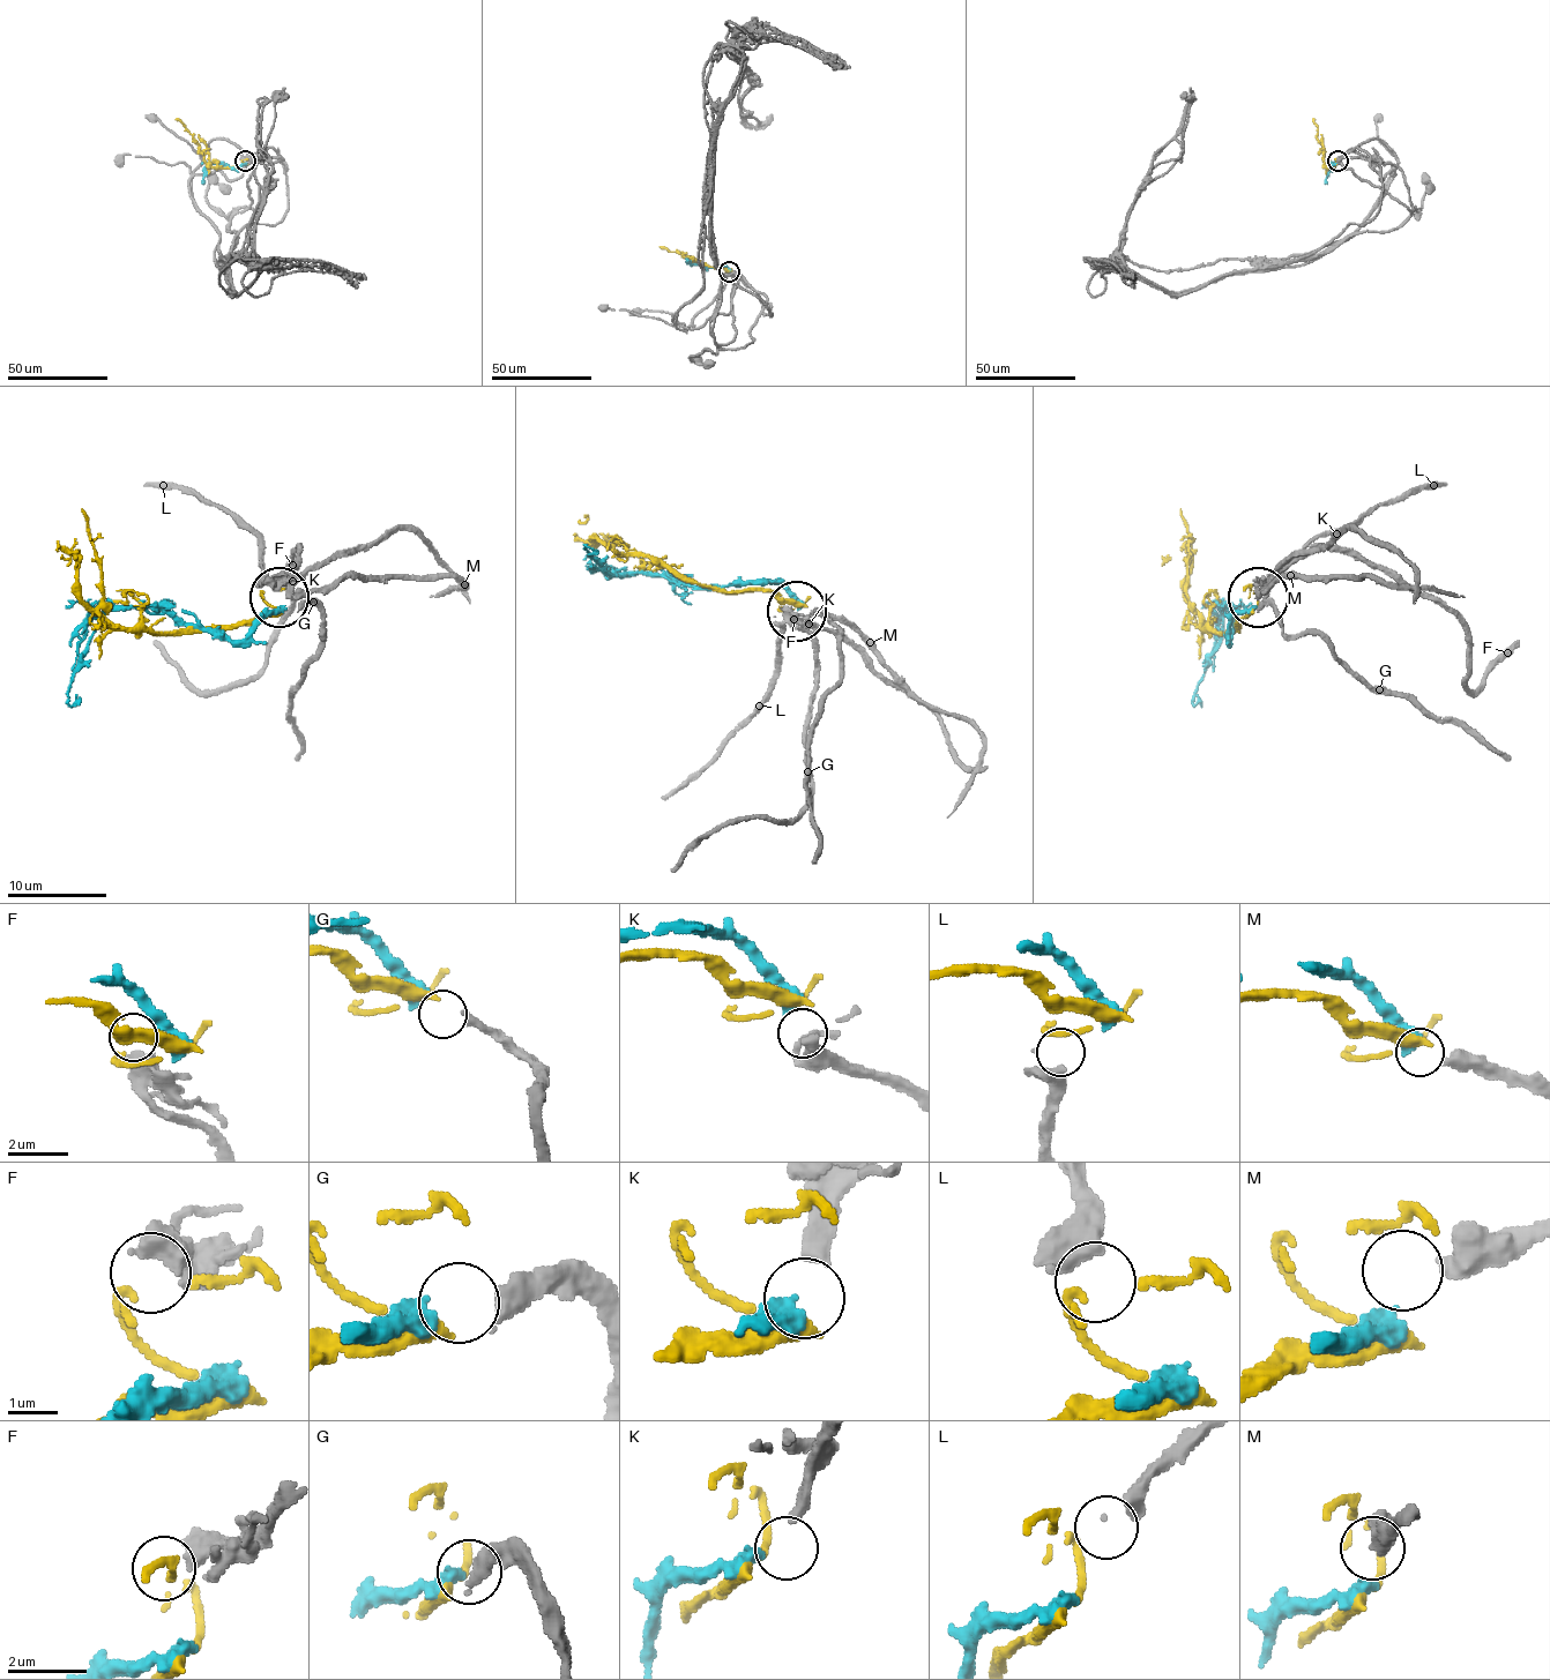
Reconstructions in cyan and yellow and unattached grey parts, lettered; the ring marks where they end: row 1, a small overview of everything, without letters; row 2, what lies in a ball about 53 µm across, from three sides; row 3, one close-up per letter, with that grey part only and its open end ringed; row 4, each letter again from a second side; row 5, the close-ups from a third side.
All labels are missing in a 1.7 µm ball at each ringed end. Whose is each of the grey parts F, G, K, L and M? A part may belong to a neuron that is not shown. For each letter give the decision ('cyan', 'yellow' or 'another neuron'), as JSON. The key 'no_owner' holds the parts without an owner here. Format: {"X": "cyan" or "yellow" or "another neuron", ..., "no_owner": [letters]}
{"F": "another neuron", "G": "yellow", "K": "cyan", "L": "another neuron", "M": "another neuron", "no_owner": ["F", "L", "M"]}

